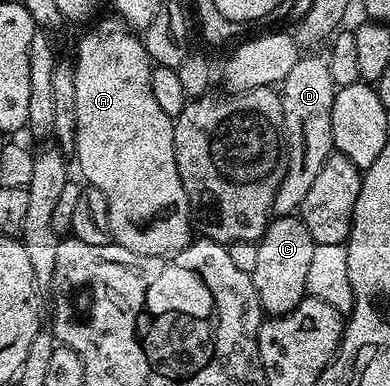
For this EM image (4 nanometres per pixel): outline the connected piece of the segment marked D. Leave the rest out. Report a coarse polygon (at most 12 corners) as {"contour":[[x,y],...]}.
{"contour":[[328,57],[280,84],[284,173],[275,215],[301,211],[334,150]]}

